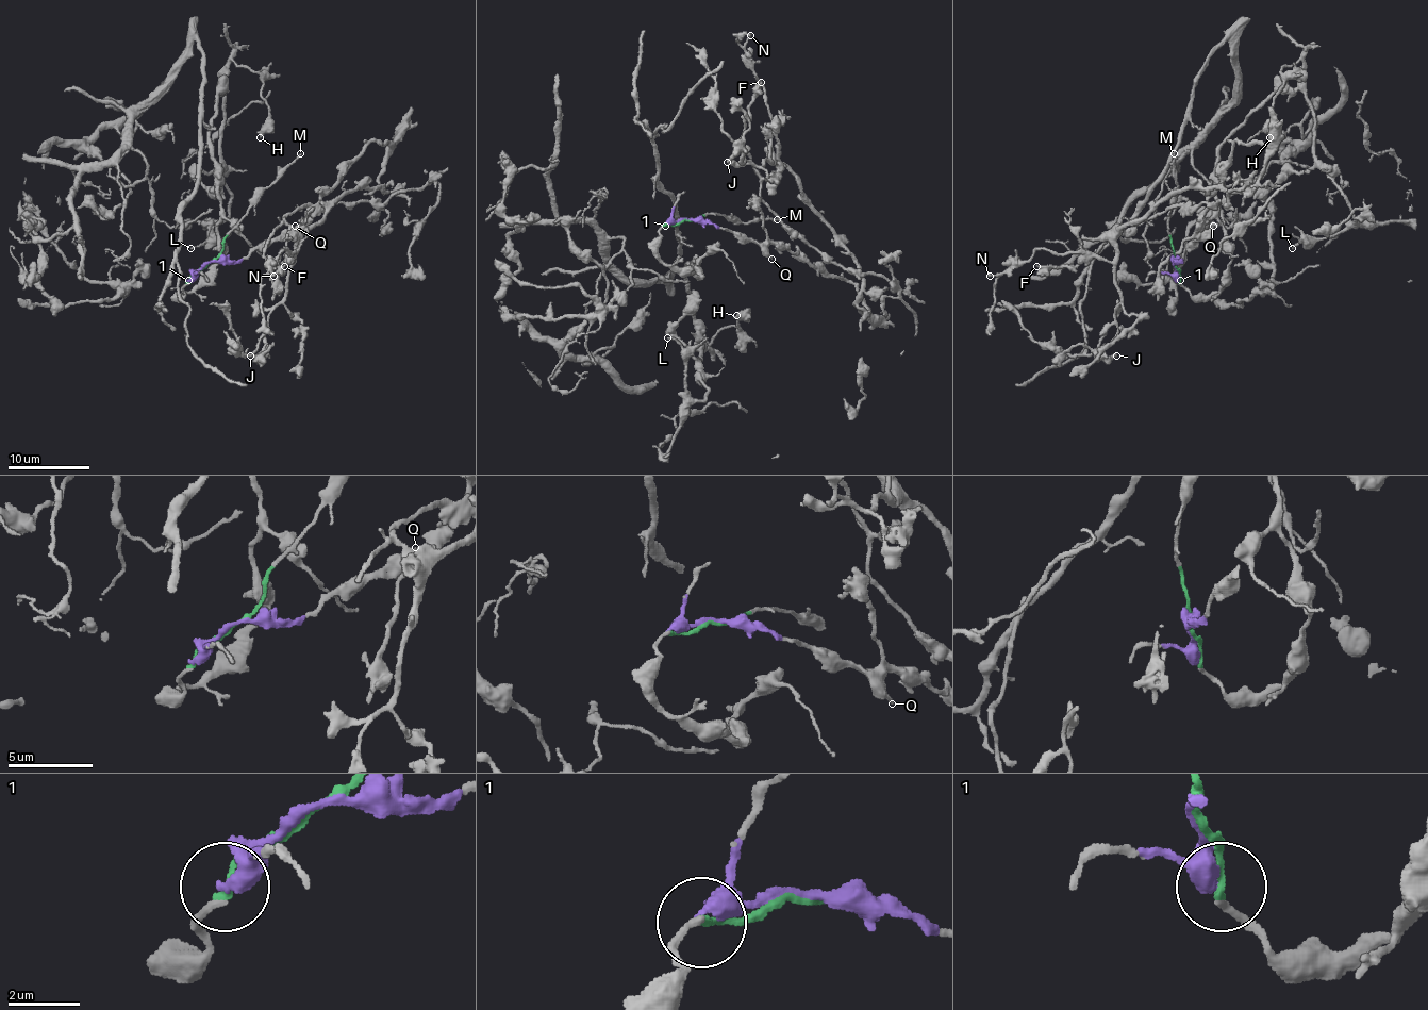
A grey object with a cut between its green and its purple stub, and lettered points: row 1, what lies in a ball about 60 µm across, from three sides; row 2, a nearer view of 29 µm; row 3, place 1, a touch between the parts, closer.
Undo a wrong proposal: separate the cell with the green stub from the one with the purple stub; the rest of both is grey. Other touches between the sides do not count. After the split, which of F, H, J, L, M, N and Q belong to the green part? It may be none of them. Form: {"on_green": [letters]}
{"on_green": ["H", "L", "M"]}

